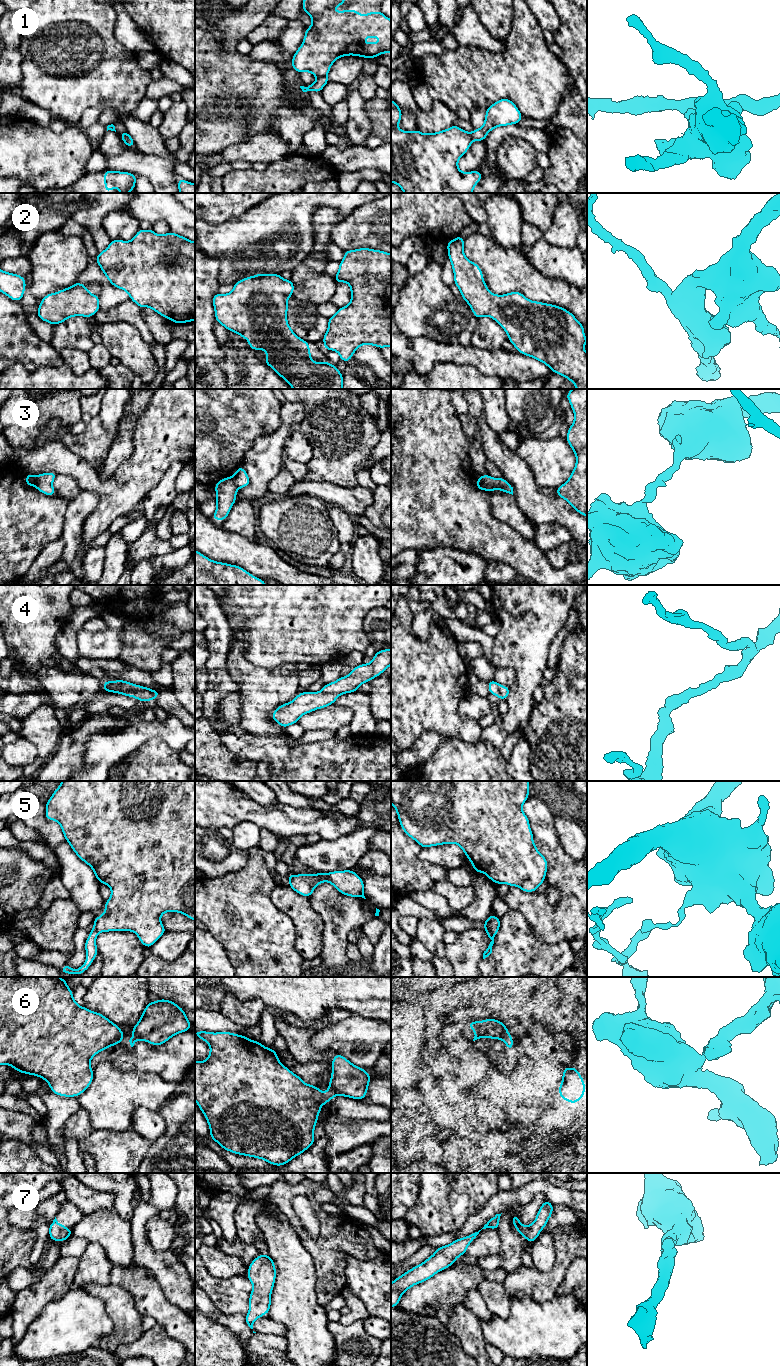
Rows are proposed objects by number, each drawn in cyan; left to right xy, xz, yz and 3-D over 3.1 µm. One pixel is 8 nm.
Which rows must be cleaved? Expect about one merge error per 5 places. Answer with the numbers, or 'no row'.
1, 3, 5, 6

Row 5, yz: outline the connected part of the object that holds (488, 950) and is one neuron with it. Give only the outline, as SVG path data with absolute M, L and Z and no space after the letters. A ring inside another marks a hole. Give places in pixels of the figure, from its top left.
M485 929L485 931L486 931L488 938L491 939L492 941L490 942L489 946L485 949L483 953L483 959L488 957L492 953L492 946L494 944L494 935L487 929Z

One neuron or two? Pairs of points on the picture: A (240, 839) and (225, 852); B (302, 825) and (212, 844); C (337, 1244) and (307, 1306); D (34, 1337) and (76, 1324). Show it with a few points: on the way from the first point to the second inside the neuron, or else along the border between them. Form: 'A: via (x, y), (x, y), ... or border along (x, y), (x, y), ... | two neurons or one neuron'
A: border along (231, 830), (232, 842), (238, 848), (246, 850) | two neurons
B: border along (208, 827), (229, 828), (231, 830) | two neurons
C: border along (313, 1266), (316, 1272), (316, 1300), (323, 1307) | two neurons
D: via (44, 1337), (66, 1326) | one neuron

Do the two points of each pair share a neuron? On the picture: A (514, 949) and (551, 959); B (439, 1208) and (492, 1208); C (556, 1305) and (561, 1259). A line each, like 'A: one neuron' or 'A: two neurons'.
A: one neuron
B: two neurons
C: two neurons

